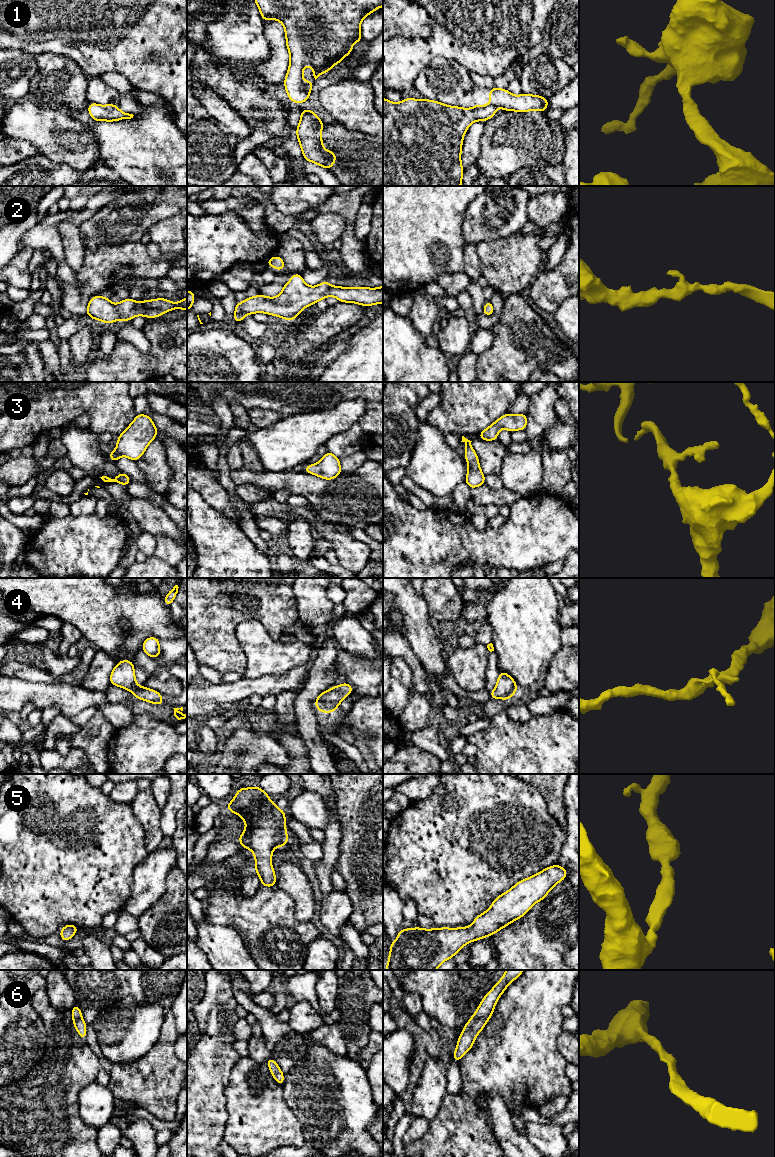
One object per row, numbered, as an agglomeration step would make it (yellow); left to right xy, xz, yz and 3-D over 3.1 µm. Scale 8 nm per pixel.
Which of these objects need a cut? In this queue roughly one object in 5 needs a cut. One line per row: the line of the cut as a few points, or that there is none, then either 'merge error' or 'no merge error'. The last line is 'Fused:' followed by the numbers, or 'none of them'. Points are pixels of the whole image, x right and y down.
1: xy (103, 106), (109, 109), (116, 108) | merge error
2: no cut | no merge error
3: no cut | no merge error
4: no cut | no merge error
5: no cut | no merge error
6: no cut | no merge error
Fused: 1

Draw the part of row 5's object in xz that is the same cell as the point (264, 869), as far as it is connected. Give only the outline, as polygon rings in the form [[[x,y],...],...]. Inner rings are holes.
[[[257,785],[238,788],[226,807],[245,821],[245,830],[238,839],[242,848],[253,852],[256,861],[253,868],[259,875],[261,885],[275,886],[277,877],[270,861],[276,847],[288,844],[285,821],[287,811],[280,810]]]

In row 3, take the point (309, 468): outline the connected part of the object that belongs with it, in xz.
[[[328,451],[318,463],[307,465],[303,469],[303,472],[316,475],[326,480],[333,480],[342,473],[342,470],[339,458]]]

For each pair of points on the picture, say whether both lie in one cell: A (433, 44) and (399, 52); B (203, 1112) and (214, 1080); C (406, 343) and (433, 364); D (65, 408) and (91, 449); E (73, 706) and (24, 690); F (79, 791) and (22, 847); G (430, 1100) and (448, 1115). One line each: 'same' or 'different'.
A: same
B: same
C: same
D: different
E: same
F: same
G: different

